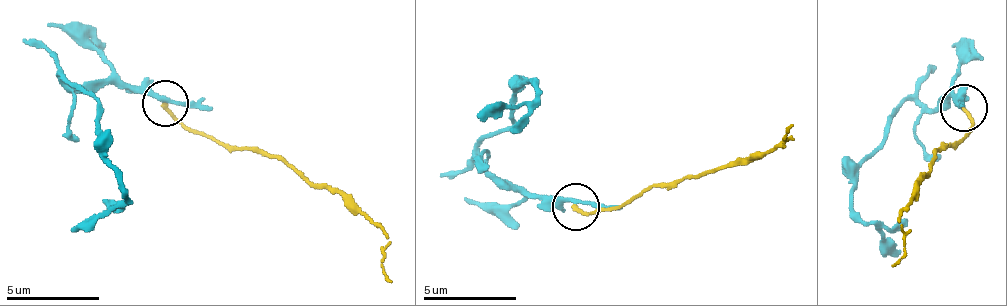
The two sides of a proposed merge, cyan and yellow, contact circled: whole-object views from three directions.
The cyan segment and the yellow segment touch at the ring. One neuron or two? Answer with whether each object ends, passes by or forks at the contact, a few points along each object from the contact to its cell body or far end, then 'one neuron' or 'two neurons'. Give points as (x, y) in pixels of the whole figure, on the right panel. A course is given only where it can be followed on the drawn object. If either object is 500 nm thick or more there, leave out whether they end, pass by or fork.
cyan passes by; yellow ends; course cyan (960, 108), (947, 100), (930, 107), (907, 98), (886, 122), (886, 141), (867, 159), (851, 198), (901, 255); course yellow (965, 108), (973, 120), (967, 135), (951, 146), (944, 142), (925, 178), (898, 215), (903, 256), (893, 264); two neurons

